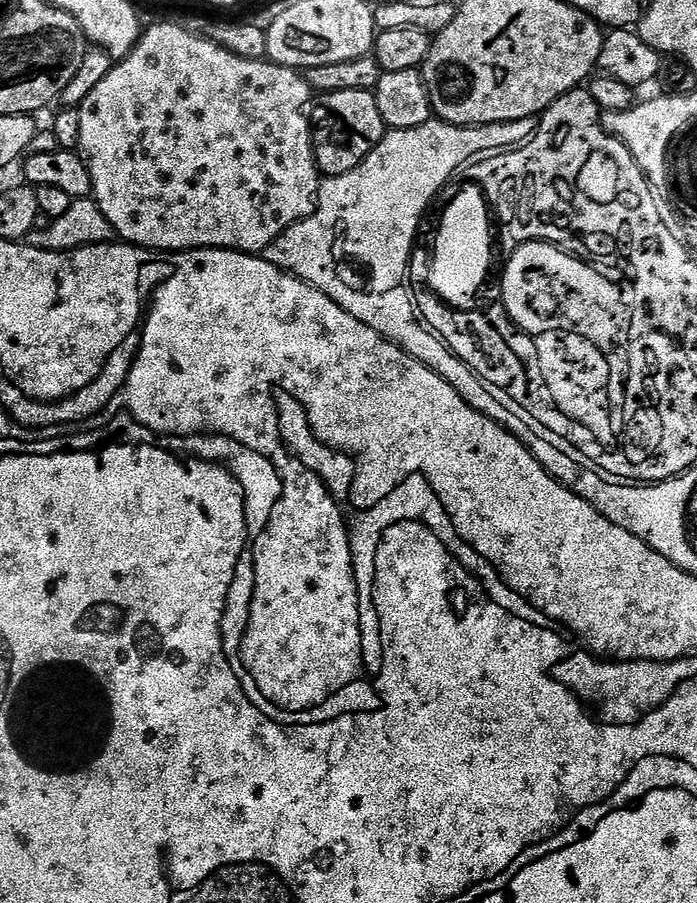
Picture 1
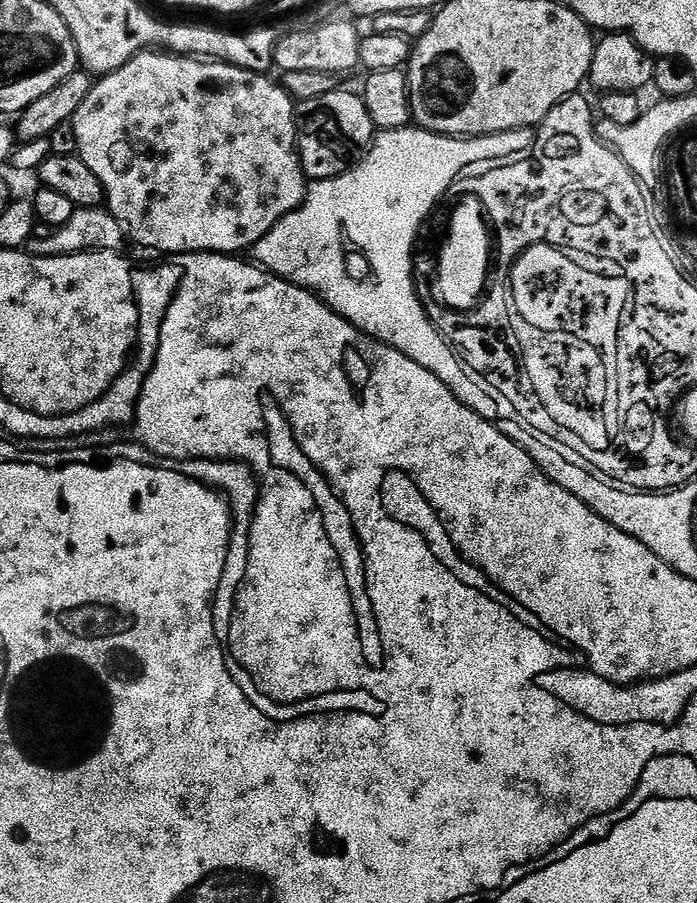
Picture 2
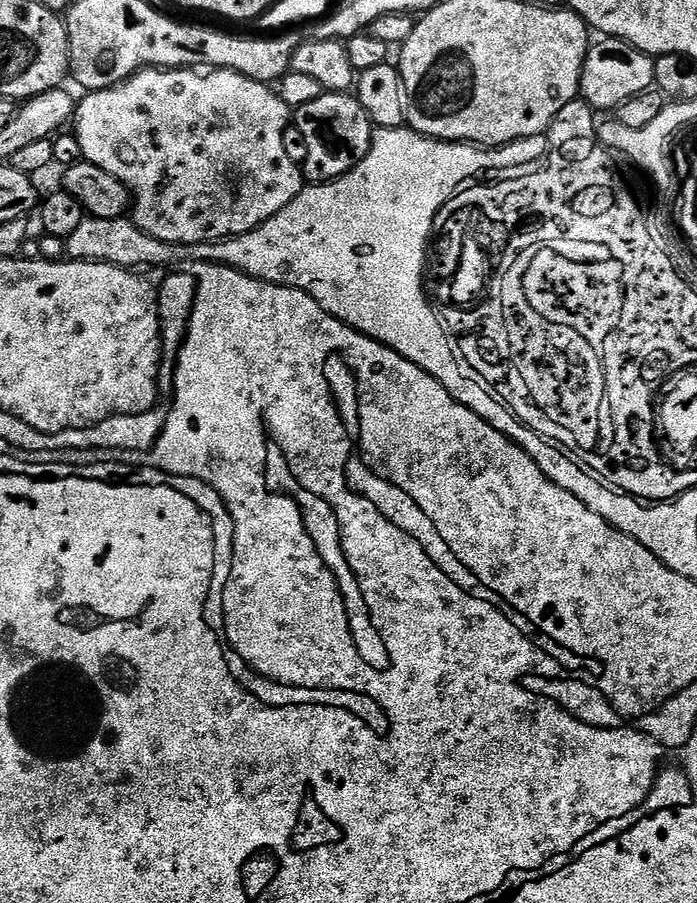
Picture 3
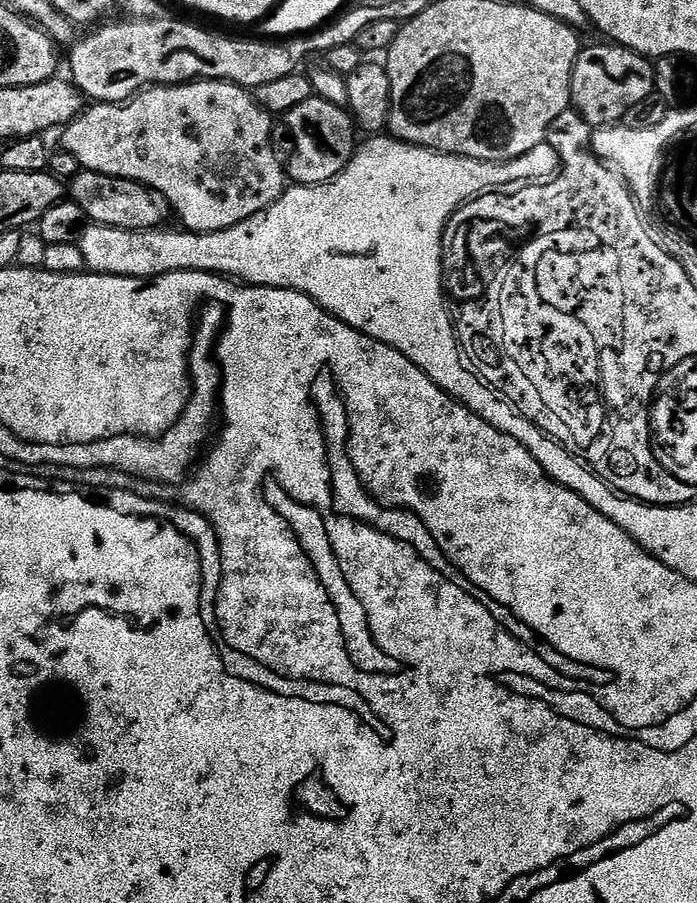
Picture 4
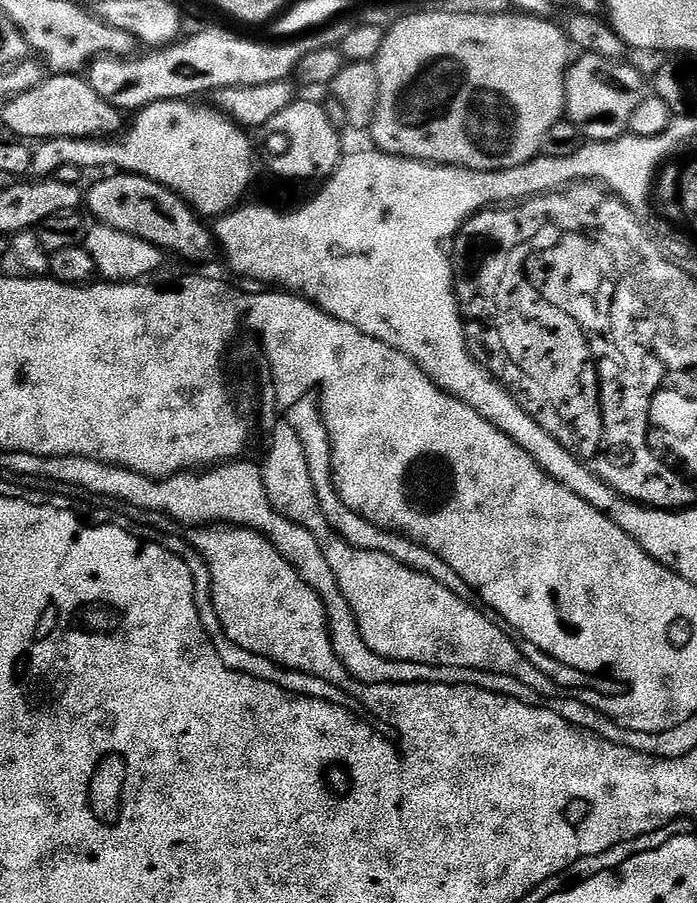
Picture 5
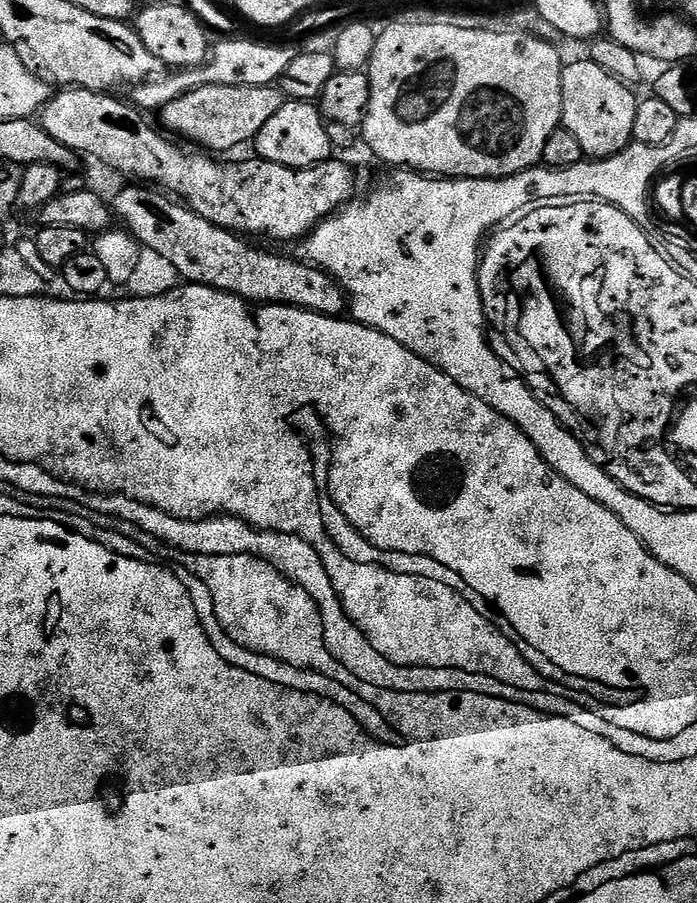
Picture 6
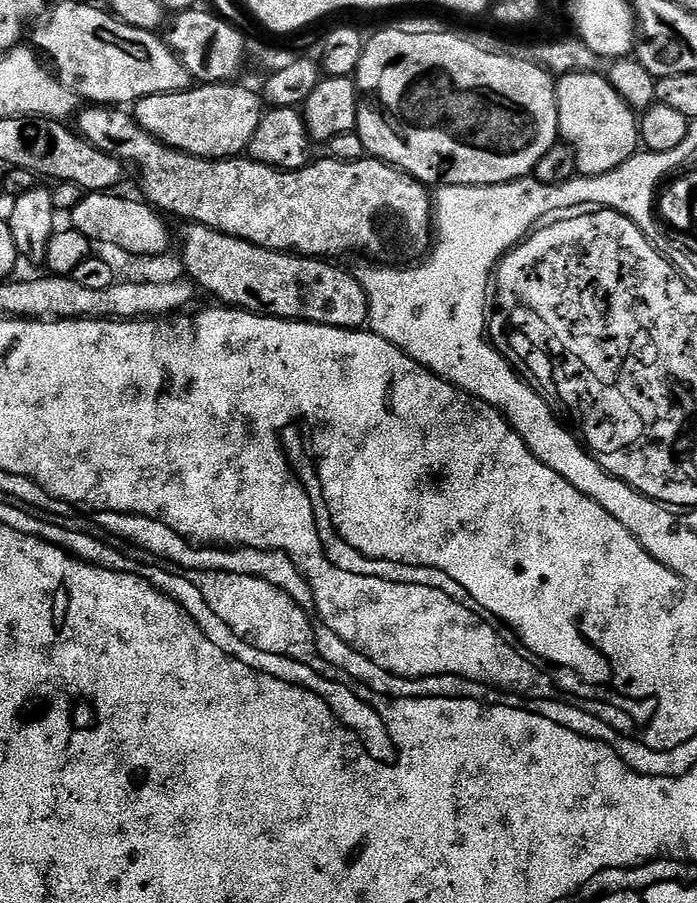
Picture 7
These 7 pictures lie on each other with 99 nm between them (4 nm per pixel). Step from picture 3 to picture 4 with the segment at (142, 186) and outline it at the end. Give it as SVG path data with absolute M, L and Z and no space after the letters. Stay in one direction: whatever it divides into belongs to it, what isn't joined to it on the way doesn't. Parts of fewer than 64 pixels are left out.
M194 80L190 84L162 84L149 86L142 92L137 92L130 100L123 104L98 104L93 103L85 107L80 115L75 116L69 124L65 124L59 133L59 147L63 151L74 155L80 163L81 169L89 172L101 172L107 176L117 176L123 180L133 180L152 189L165 205L181 220L183 227L190 232L213 232L226 230L230 226L238 226L238 222L246 222L254 214L266 210L284 193L286 187L286 164L276 153L272 145L272 120L273 113L257 102L255 95L249 89L240 87L239 84L229 84L227 80Z

